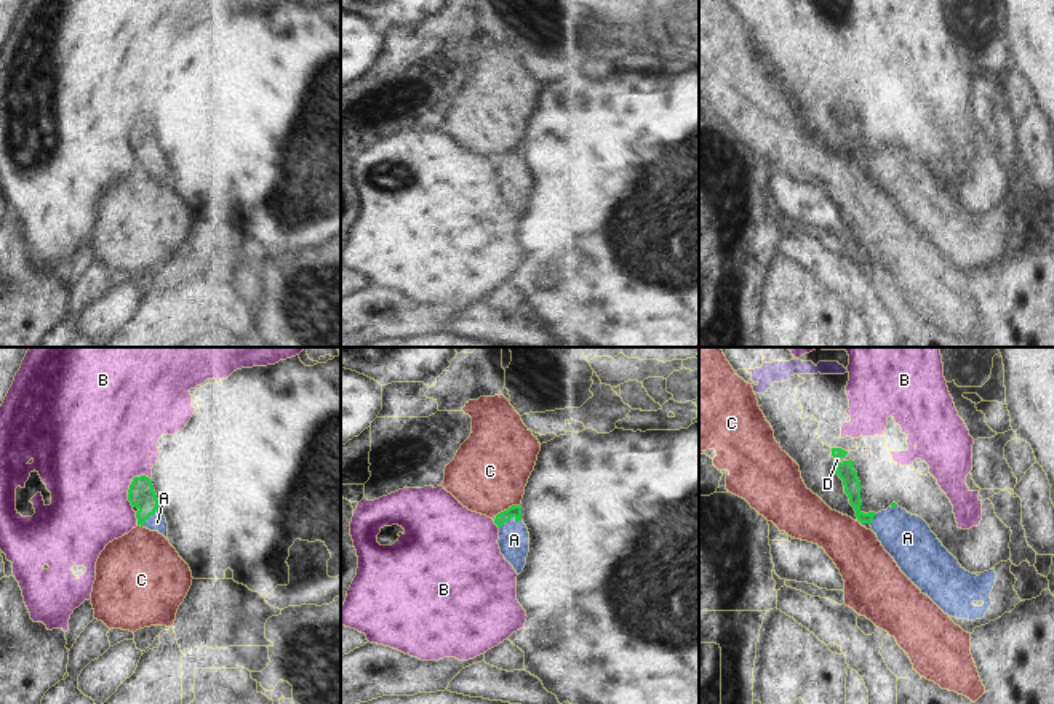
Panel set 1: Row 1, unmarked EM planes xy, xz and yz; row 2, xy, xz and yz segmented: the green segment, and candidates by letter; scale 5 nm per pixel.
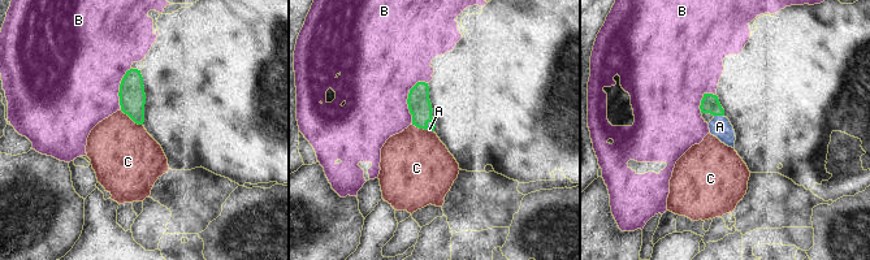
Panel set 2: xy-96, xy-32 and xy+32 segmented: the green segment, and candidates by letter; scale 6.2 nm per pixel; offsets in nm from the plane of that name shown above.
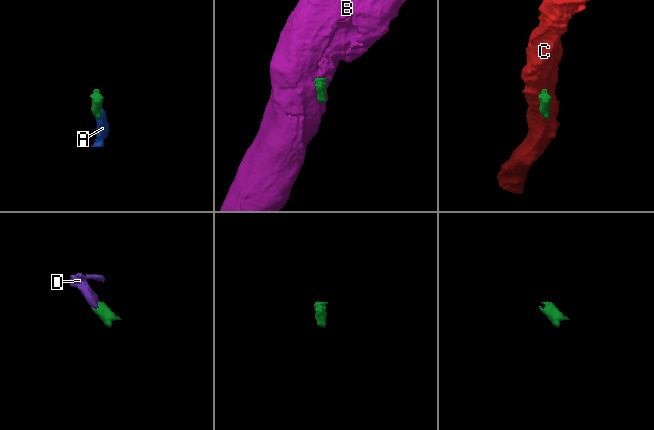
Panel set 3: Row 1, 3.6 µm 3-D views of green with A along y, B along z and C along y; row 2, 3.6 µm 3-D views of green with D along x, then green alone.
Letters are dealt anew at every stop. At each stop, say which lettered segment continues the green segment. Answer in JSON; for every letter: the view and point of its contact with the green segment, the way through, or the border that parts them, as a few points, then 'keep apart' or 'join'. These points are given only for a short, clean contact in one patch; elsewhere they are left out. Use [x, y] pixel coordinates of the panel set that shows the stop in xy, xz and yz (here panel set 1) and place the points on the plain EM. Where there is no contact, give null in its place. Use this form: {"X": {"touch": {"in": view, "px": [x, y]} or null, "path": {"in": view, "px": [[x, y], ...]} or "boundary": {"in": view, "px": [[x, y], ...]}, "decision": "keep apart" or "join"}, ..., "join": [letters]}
{"A": {"touch": {"in": "xz", "px": [509, 160]}, "path": {"in": "xz", "px": [[515, 152], [509, 160], [514, 181]]}, "decision": "join"}, "B": {"touch": {"in": "xy", "px": [130, 128]}, "decision": "keep apart"}, "C": {"touch": {"in": "xz", "px": [507, 151]}, "boundary": {"in": "xz", "px": [[519, 146], [509, 148], [493, 160]]}, "decision": "keep apart"}, "D": {"touch": {"in": "yz", "px": [838, 98]}, "path": {"in": "yz", "px": [[835, 93], [838, 98], [837, 101]]}, "decision": "join"}, "join": ["A", "D"]}

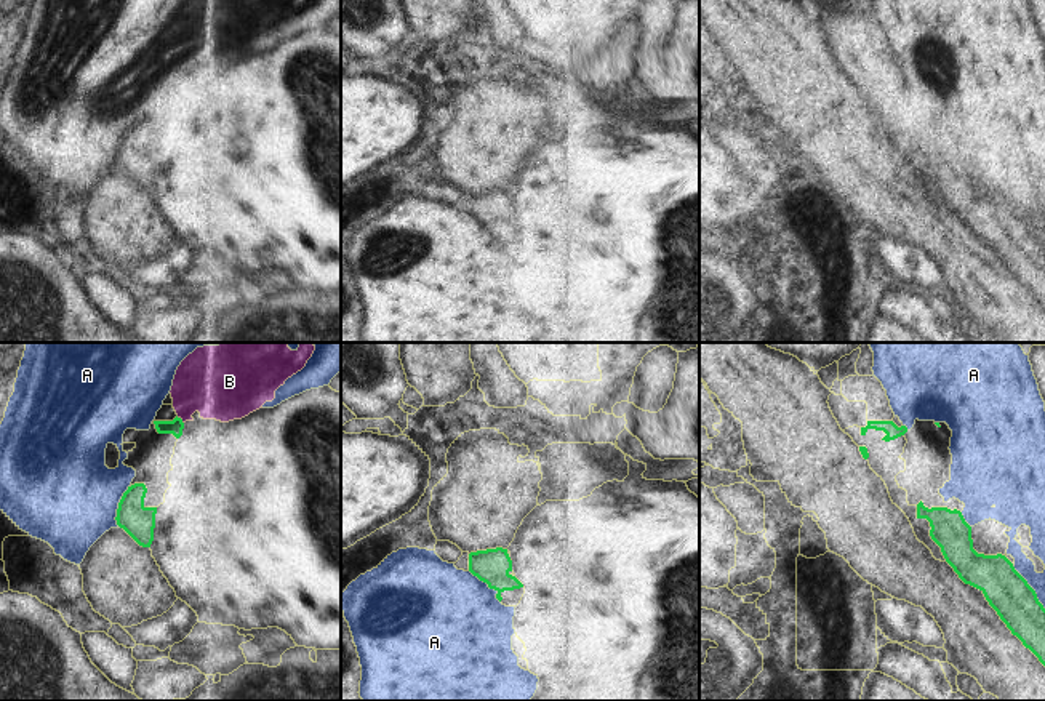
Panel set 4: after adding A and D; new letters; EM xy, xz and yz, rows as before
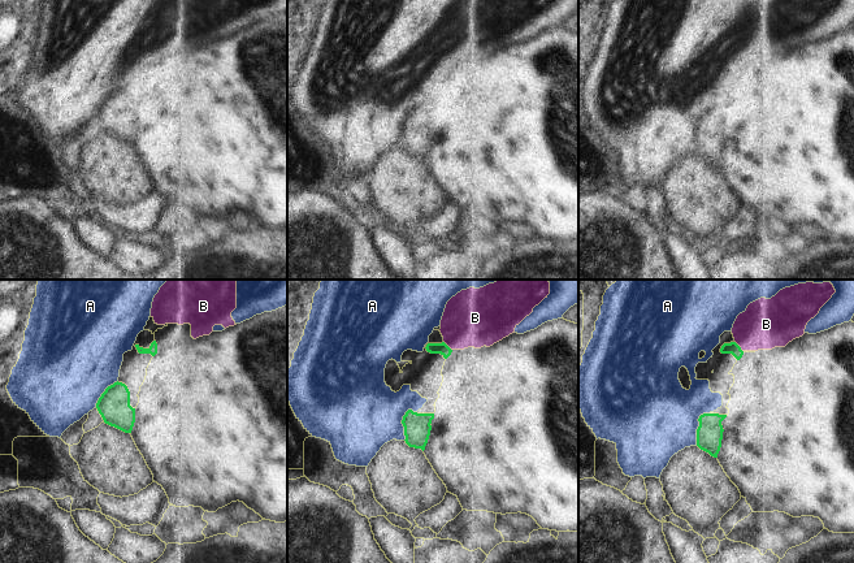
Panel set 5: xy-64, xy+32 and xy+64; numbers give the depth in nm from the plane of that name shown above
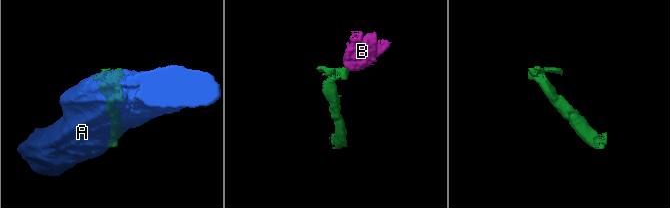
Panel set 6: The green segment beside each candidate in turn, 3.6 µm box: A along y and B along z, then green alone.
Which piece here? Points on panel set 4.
{"A": {"touch": {"in": "yz", "px": [1031, 229]}, "decision": "keep apart"}, "B": {"touch": {"in": "xy", "px": [181, 61]}, "boundary": {"in": "xy", "px": [[176, 58], [183, 64]]}, "decision": "keep apart"}, "join": []}

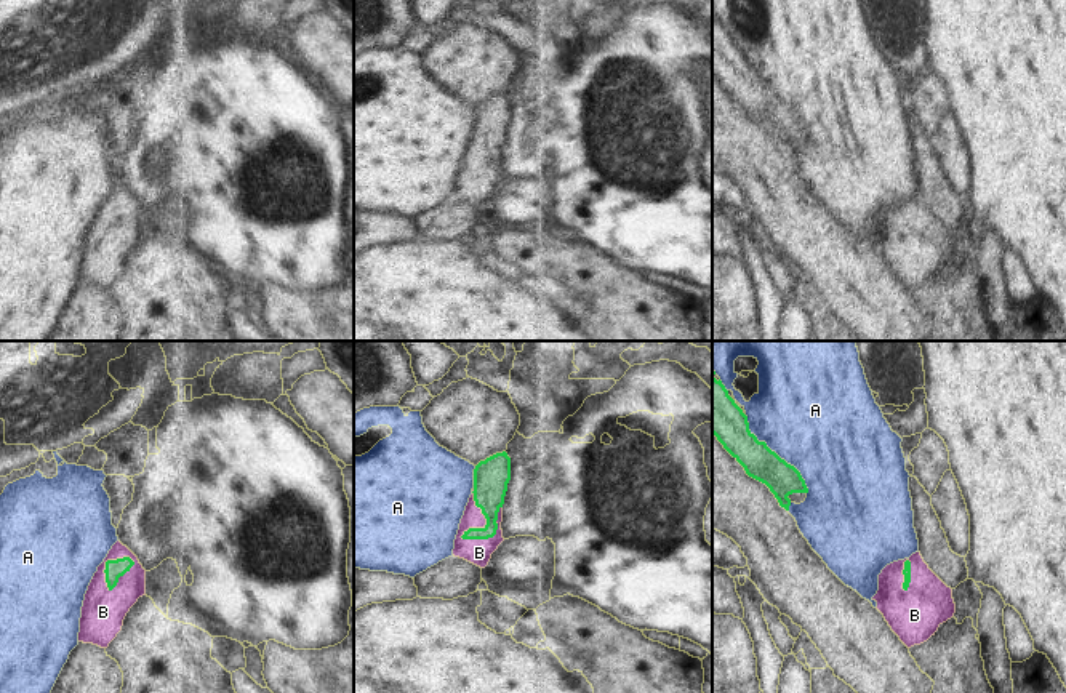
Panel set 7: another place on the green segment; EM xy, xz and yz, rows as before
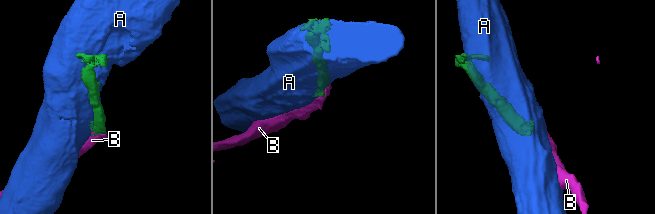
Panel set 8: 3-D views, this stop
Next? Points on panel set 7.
{"A": {"touch": {"in": "yz", "px": [775, 95]}, "decision": "keep apart"}, "B": {"touch": {"in": "xz", "px": [476, 170]}, "path": {"in": "xz", "px": [[490, 124], [485, 165], [476, 170], [461, 178], [479, 194]]}, "decision": "join"}, "join": ["B"]}

